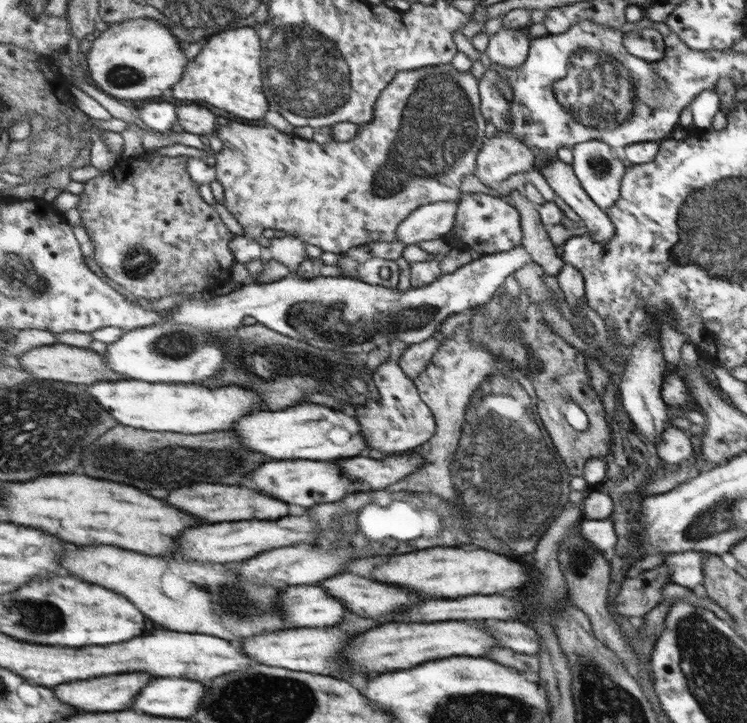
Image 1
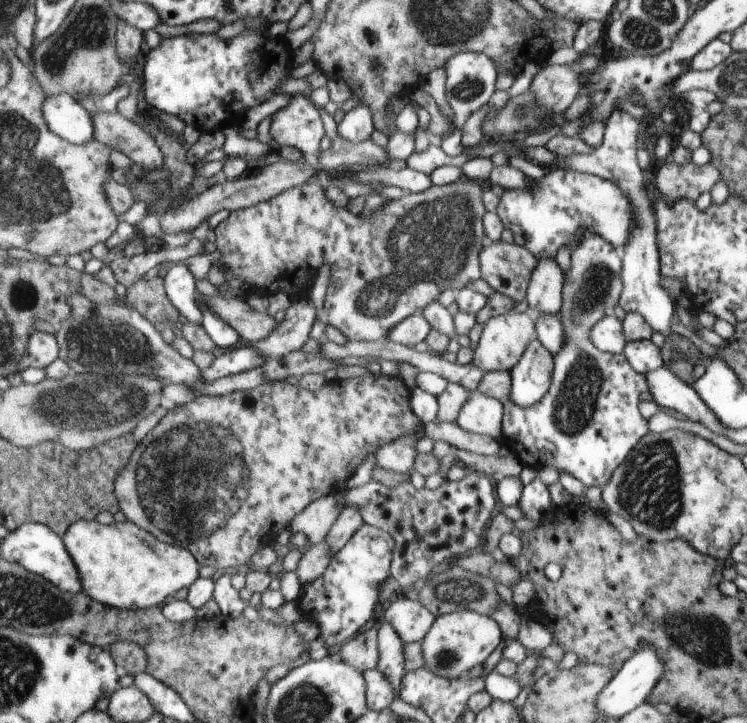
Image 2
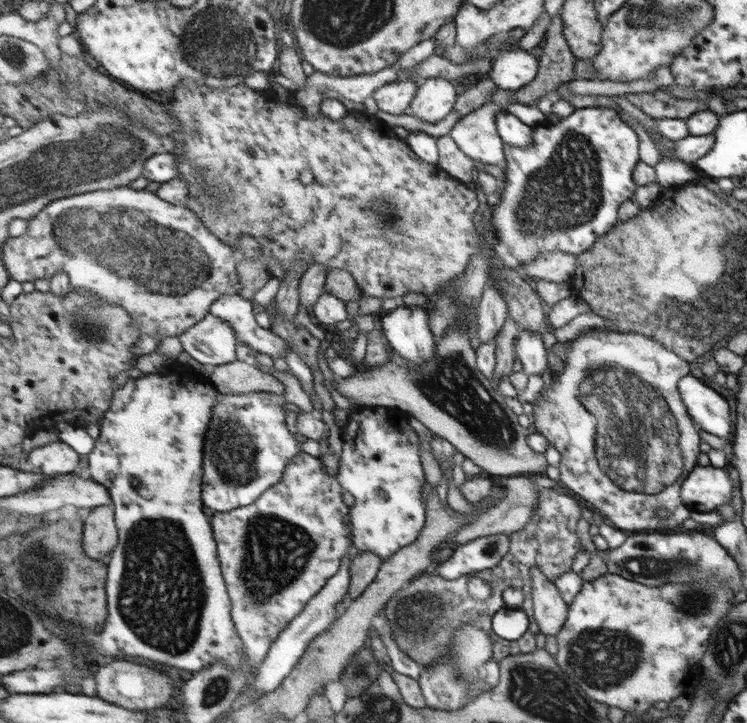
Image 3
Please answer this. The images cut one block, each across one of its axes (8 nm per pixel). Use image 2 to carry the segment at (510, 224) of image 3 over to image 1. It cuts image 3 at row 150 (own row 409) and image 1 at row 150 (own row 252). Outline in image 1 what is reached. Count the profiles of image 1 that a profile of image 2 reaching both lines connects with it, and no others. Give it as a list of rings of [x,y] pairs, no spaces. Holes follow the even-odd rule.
[[[590,139],[571,148],[572,168],[586,194],[602,209],[610,209],[620,198],[620,182],[627,172],[624,162],[618,158],[616,147],[598,139]]]

